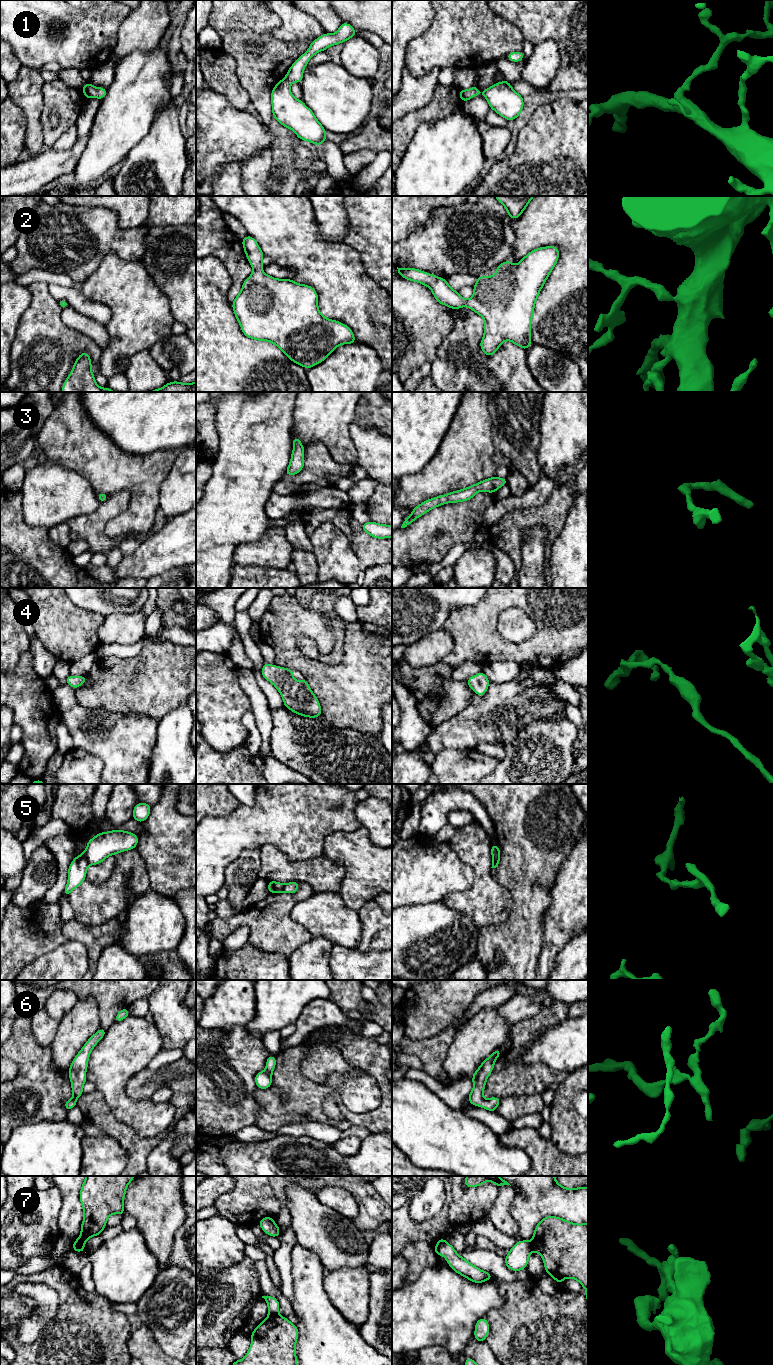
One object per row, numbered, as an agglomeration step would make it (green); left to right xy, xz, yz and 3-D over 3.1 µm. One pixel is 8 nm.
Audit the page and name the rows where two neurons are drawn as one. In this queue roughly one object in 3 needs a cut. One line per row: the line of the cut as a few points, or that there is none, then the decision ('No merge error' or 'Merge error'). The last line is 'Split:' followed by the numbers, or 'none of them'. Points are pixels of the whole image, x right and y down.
1: No split. No merge error
2: No split. No merge error
3: No split. No merge error
4: No split. No merge error
5: Split along xy (82, 854), (90, 864). Merge error
6: No split. No merge error
7: Split along xz (277, 1313), (269, 1316). Merge error
Split: 5, 7

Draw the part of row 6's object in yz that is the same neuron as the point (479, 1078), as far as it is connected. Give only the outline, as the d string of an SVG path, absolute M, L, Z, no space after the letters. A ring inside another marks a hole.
M496 1049L487 1059L482 1062L479 1068L474 1072L471 1079L474 1087L471 1093L468 1095L470 1104L474 1106L480 1106L488 1111L496 1111L501 1099L498 1097L484 1099L483 1092L486 1085L486 1080L492 1073L495 1061L500 1055L502 1055L501 1051Z

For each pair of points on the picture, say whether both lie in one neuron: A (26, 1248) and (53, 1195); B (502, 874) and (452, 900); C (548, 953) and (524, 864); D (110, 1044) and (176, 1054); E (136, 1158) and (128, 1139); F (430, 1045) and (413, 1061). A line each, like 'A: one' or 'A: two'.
A: one
B: two
C: two
D: two
E: one
F: two

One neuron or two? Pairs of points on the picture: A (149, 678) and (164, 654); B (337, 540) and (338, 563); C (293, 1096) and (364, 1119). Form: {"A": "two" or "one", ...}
{"A": "one", "B": "one", "C": "one"}

